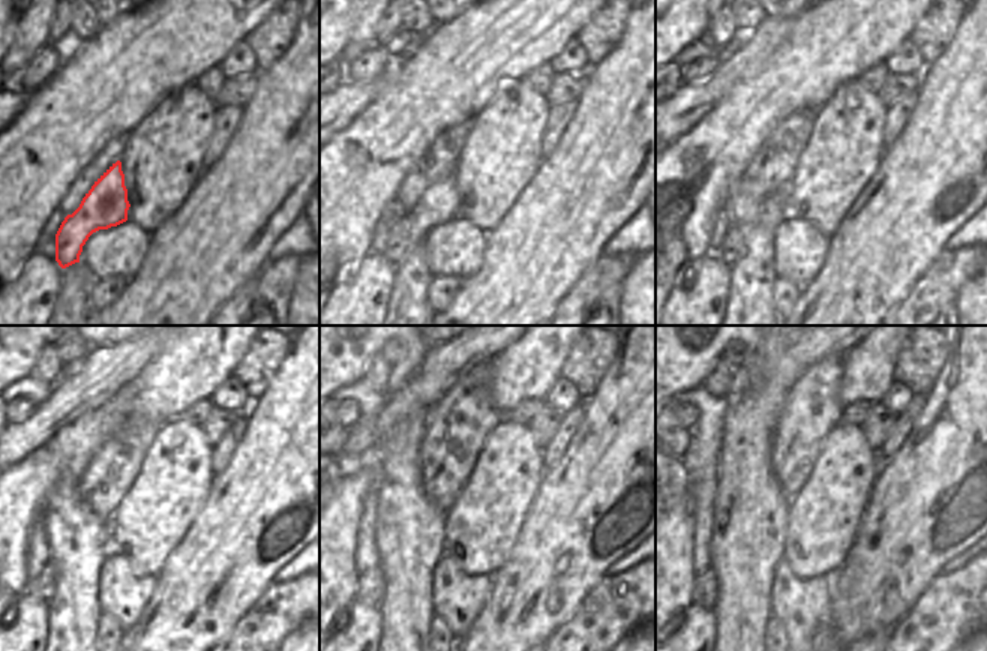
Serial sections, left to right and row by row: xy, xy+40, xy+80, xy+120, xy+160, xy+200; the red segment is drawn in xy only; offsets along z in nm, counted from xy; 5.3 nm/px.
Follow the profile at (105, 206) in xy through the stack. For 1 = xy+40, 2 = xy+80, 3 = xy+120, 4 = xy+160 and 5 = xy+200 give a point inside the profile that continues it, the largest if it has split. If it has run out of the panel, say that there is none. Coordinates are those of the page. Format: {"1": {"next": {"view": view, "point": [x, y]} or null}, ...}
{"1": {"next": {"view": "xy+40", "point": [441, 201]}}, "2": {"next": {"view": "xy+80", "point": [732, 248]}}, "3": {"next": {"view": "xy+120", "point": [42, 587]}}, "4": {"next": {"view": "xy+160", "point": [371, 585]}}, "5": {"next": {"view": "xy+200", "point": [705, 591]}}}

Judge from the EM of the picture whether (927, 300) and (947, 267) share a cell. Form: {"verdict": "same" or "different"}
{"verdict": "same"}

